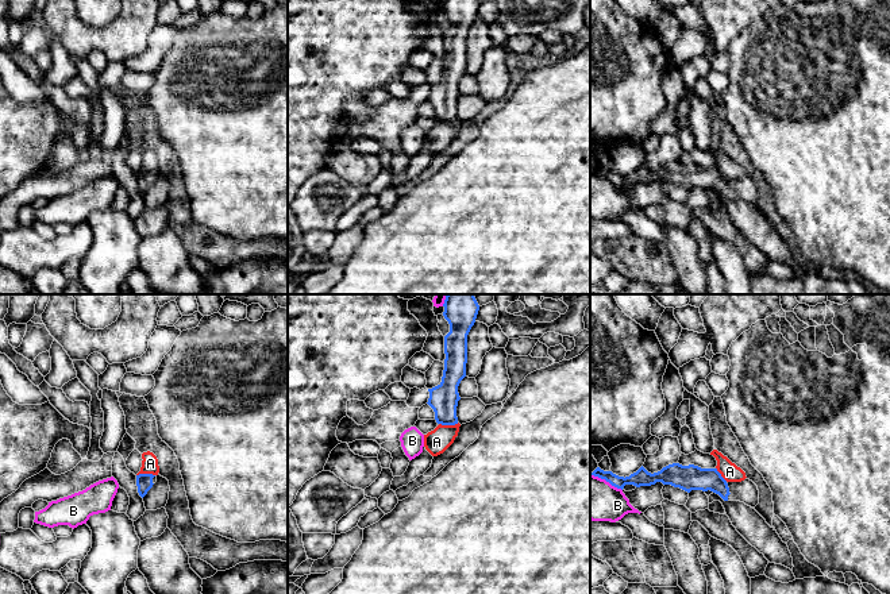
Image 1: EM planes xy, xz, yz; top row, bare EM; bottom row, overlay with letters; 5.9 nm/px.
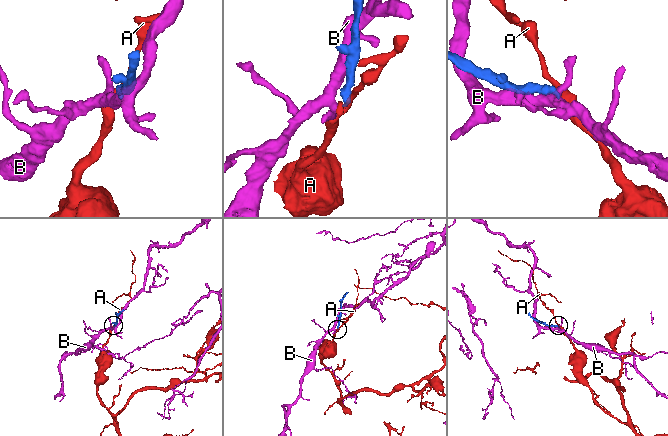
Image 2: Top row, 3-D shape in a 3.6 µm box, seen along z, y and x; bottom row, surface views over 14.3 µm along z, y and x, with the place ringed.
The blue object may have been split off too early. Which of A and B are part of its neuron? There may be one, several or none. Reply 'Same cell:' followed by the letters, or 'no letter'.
Same cell: no letter

